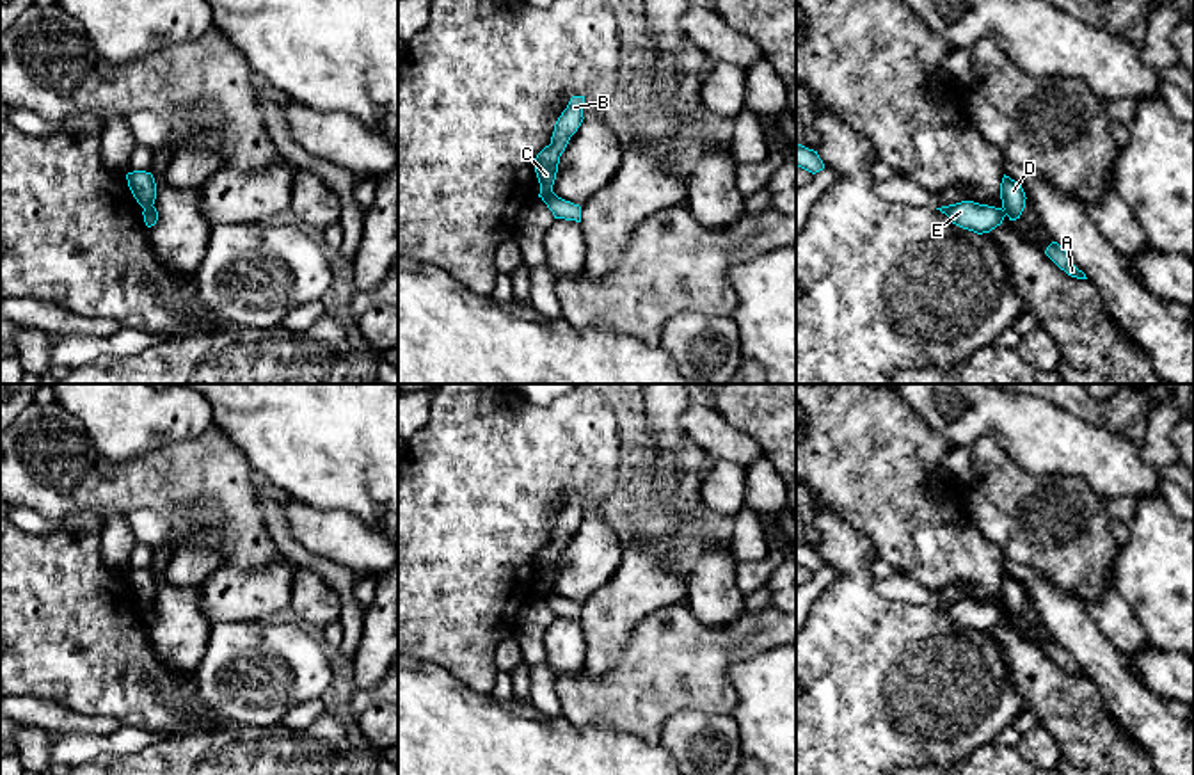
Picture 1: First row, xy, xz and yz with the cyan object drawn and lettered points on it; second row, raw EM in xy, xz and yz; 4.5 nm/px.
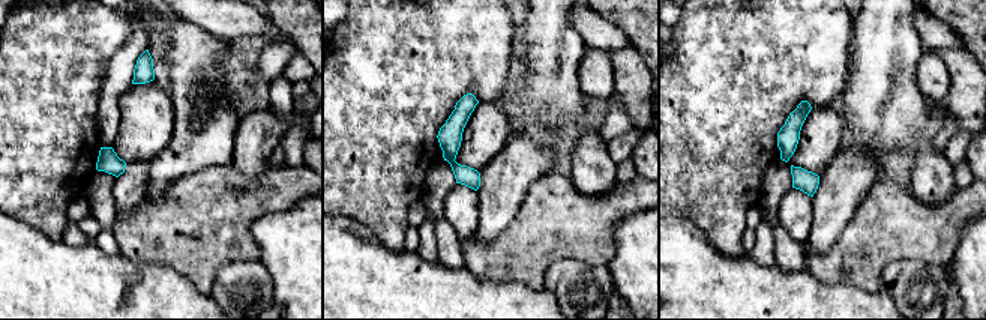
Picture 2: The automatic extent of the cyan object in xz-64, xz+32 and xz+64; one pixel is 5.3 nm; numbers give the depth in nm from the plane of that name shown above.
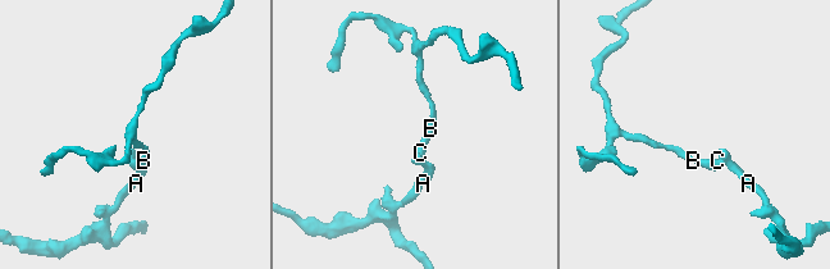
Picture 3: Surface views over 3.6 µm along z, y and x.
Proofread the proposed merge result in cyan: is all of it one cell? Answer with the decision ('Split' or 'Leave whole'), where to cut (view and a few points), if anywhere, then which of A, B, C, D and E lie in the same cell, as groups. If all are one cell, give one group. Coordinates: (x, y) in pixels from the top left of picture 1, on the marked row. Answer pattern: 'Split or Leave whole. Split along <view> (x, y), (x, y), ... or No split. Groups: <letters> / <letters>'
Split. Split along xz (541, 189), (551, 192). Groups: A D / B C E

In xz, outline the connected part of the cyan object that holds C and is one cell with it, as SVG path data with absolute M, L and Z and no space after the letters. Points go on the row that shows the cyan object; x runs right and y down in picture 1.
M572 96L567 108L561 112L554 124L551 144L545 146L535 158L535 172L540 190L553 192L558 172L560 156L565 151L570 137L583 123L585 96Z

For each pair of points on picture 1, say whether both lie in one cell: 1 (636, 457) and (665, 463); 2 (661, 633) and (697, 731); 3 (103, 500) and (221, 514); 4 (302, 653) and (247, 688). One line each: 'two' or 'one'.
1: two
2: two
3: one
4: one

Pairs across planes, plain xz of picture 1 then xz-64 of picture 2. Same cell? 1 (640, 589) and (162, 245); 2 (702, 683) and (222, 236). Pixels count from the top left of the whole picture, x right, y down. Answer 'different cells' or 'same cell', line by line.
1: different cells
2: same cell

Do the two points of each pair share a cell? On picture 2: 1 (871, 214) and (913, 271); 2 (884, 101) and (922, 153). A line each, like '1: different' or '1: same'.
1: different
2: different

